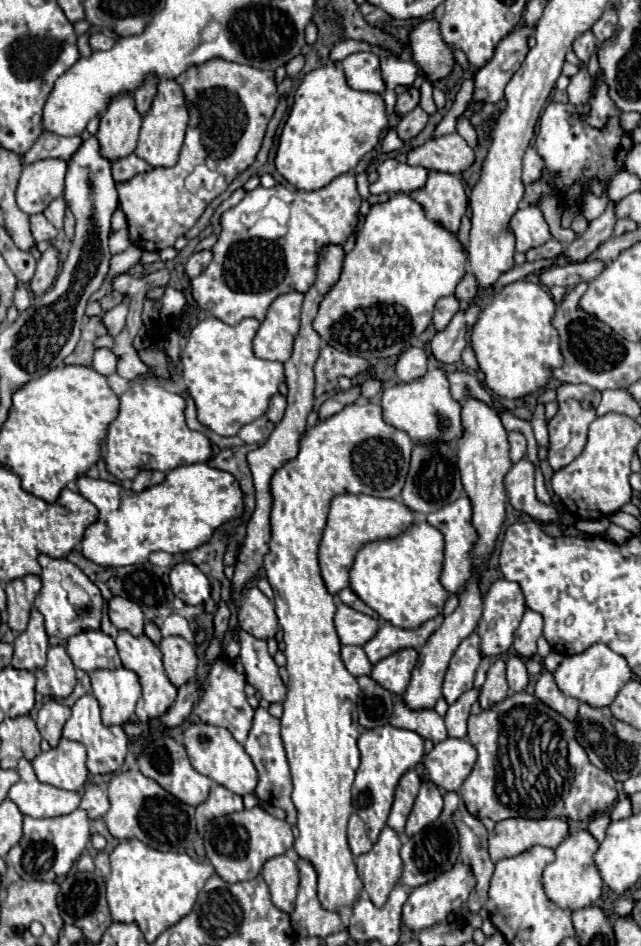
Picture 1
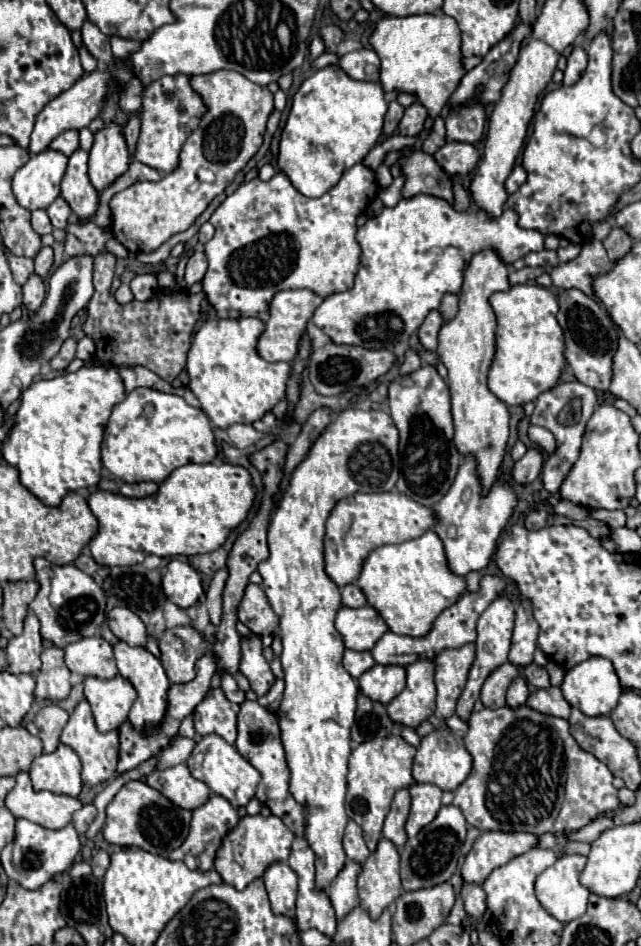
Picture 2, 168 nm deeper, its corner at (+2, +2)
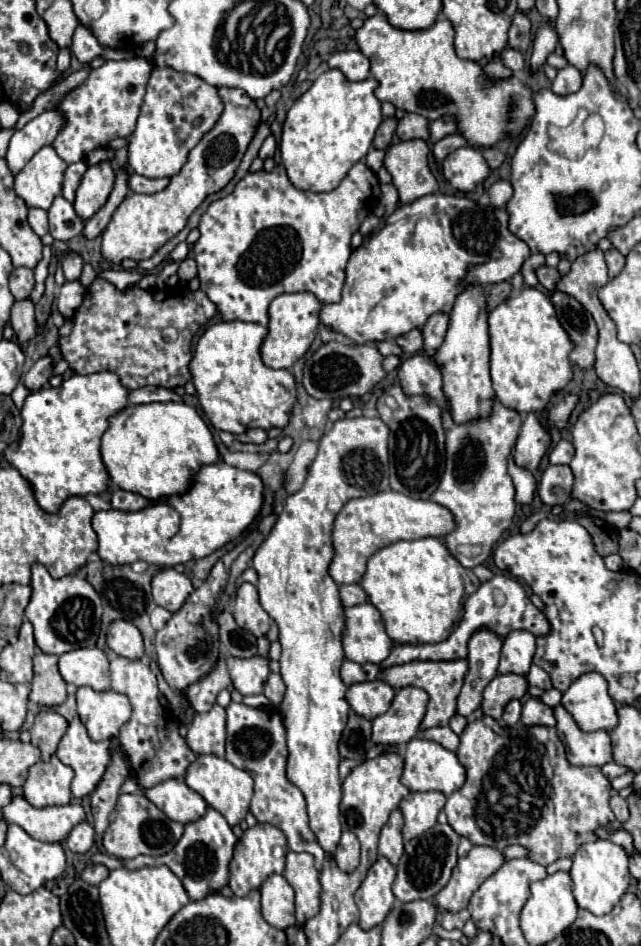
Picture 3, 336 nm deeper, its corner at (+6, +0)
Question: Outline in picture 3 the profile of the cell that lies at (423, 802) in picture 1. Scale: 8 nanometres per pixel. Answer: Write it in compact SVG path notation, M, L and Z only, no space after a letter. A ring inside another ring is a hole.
M410 792L402 802L404 814L404 840L412 840L436 824L438 812L442 810L446 796L442 792Z

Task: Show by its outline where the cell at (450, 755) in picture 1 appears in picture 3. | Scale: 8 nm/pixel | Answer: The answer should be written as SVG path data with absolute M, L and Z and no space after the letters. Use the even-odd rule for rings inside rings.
M414 738L406 744L404 750L404 774L402 774L402 782L404 786L408 786L412 792L416 790L438 790L444 792L446 796L456 792L458 788L462 788L464 780L466 780L466 770L464 766L458 762L456 752L440 746L438 742L432 740L424 740L424 738Z

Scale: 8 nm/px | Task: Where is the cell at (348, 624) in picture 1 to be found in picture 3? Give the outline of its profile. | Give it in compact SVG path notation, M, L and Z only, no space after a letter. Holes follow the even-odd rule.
M358 604L344 610L346 624L342 646L348 660L354 662L374 662L380 664L390 654L392 640L384 630L380 612L370 604Z

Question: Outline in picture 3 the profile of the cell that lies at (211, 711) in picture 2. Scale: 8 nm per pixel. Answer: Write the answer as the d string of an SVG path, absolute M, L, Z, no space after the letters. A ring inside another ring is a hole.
M214 704L210 712L196 714L188 728L186 742L196 754L216 754L222 758L226 744L226 710Z

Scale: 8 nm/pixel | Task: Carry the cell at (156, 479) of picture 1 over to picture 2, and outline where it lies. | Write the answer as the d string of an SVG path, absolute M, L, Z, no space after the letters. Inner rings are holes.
M140 482L140 484L122 484L120 486L120 494L126 498L146 498L156 494L158 484L154 482Z

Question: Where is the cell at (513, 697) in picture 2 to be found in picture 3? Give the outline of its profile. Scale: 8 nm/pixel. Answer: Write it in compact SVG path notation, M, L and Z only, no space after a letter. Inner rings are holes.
M510 700L504 708L504 716L502 716L504 724L514 726L520 720L520 710L522 710L522 702L520 700Z

